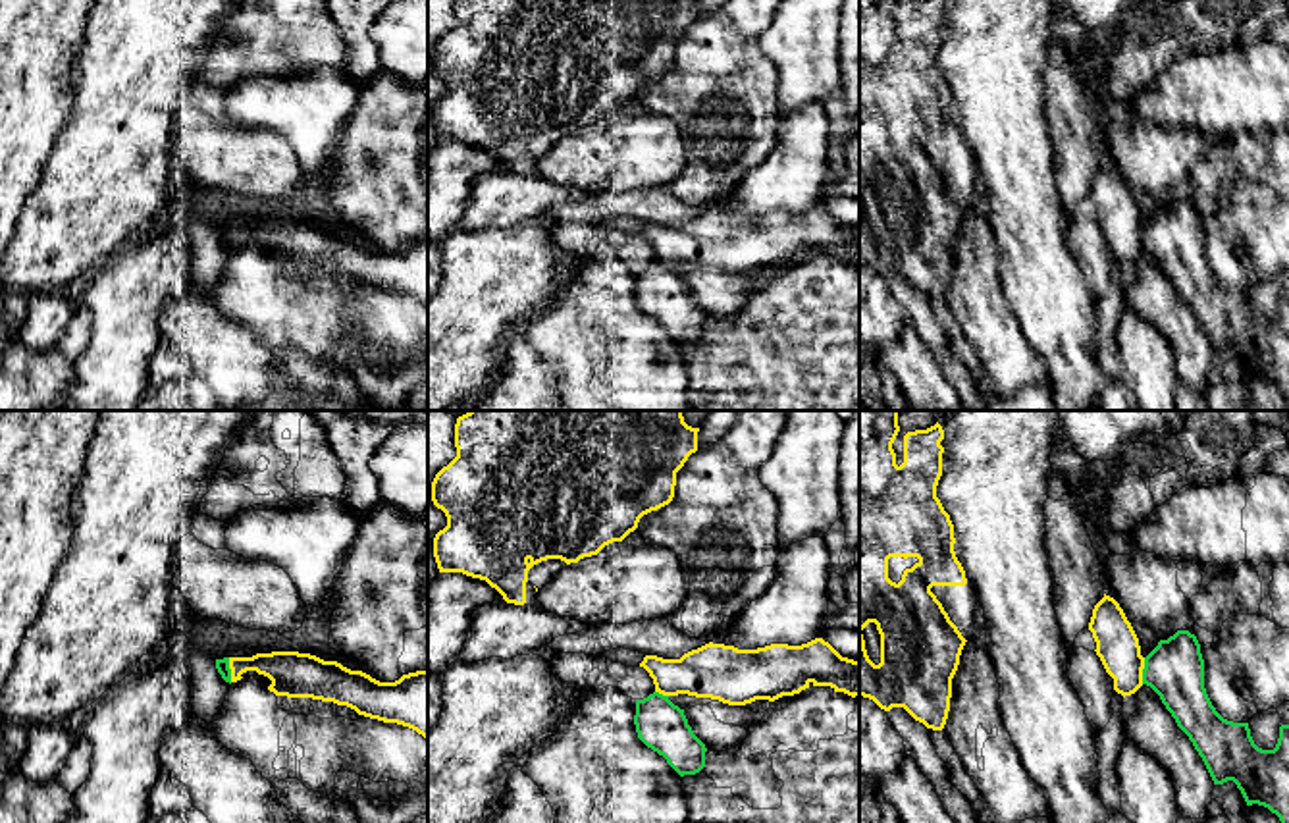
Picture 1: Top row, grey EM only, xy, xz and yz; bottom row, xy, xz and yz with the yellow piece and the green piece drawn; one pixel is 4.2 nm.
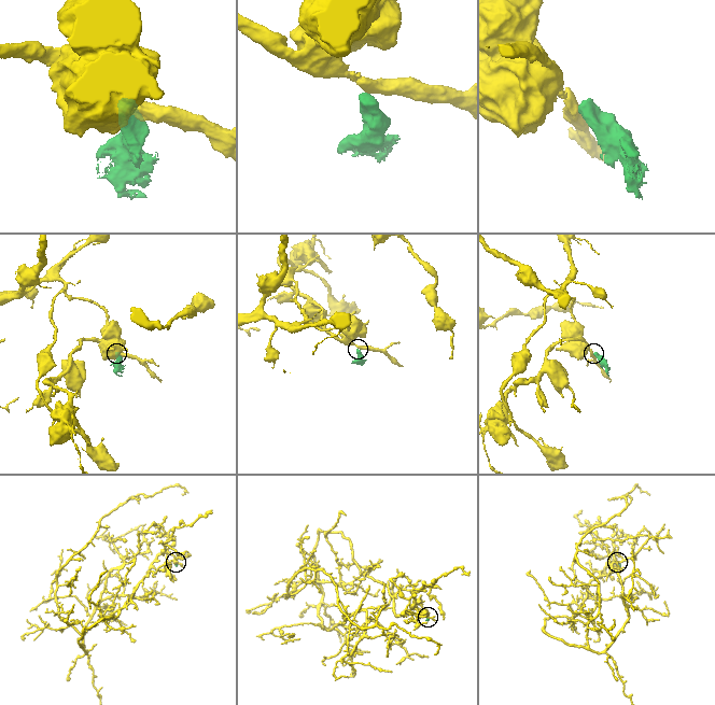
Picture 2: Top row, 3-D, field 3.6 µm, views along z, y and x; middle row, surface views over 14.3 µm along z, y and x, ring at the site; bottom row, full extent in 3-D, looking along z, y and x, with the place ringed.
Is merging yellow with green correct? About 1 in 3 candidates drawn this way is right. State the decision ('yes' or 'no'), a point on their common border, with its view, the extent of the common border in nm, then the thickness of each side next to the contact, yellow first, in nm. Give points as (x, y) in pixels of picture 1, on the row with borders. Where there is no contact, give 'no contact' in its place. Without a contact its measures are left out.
no; contact yz (1141, 671); length 110 nm; calibres 180 and 240 nm

